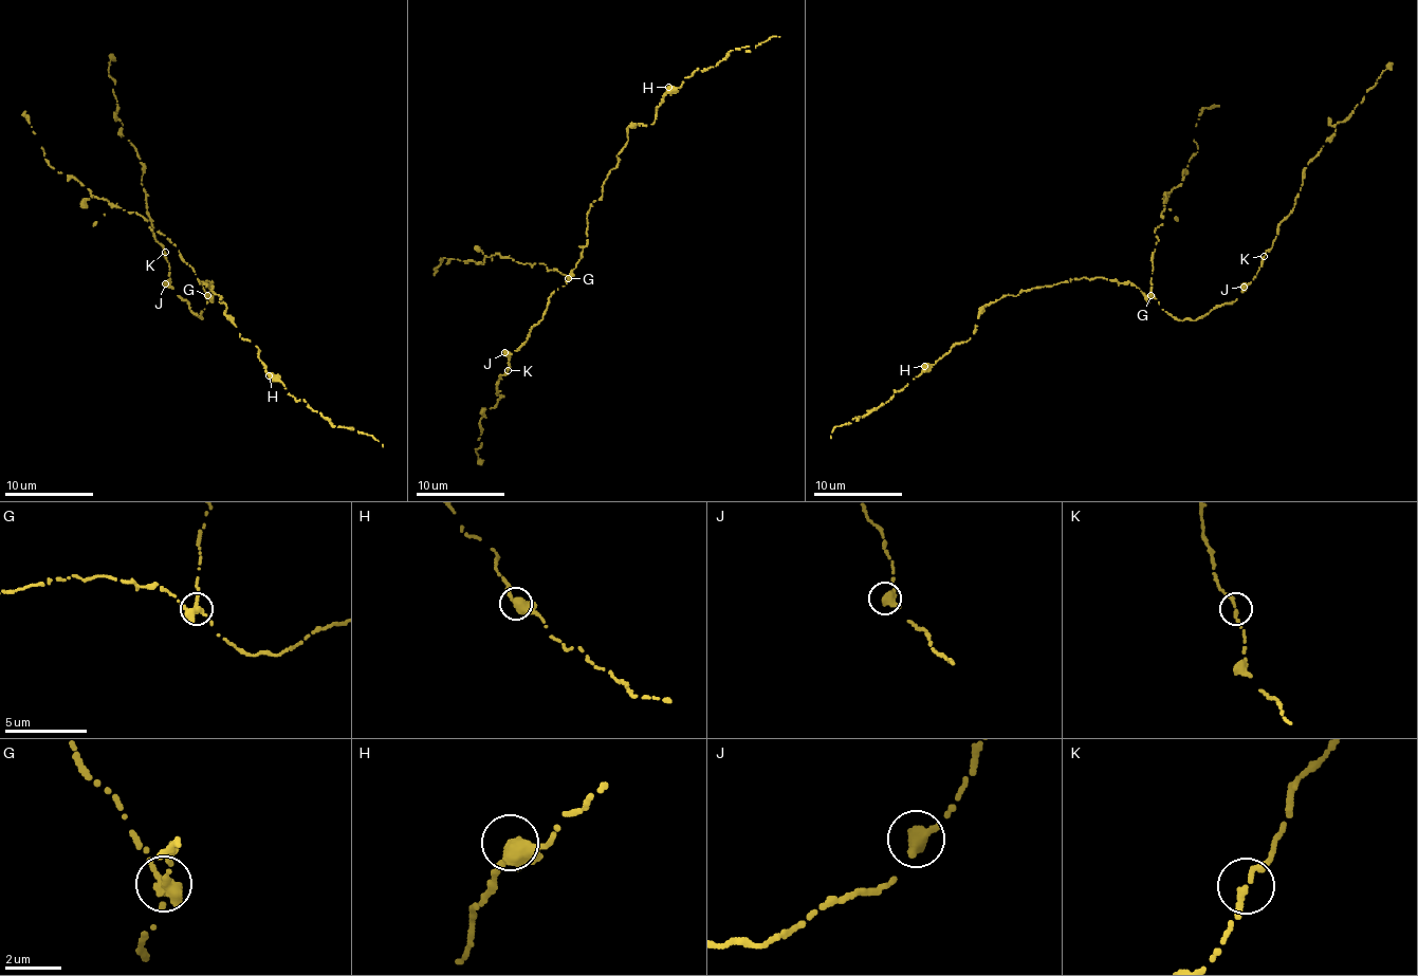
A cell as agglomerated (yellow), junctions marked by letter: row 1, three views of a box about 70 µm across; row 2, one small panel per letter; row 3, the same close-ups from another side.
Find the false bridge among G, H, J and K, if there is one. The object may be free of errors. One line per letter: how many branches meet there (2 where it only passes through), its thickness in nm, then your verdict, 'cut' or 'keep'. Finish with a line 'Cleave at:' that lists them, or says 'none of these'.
G: 2 branches meet; 420 nm thick; cut
H: 2 branches meet; 400 nm thick; keep
J: 1 branches meet; 500 nm thick; keep
K: 1 branches meet; 300 nm thick; keep
Cleave at: G

